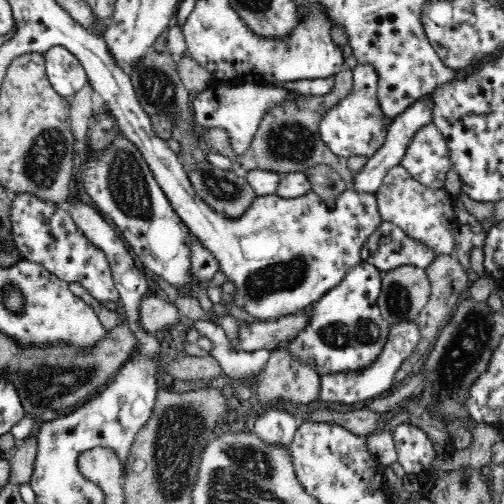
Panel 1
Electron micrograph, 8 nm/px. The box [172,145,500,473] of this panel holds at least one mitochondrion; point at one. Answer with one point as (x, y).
(462, 352)

